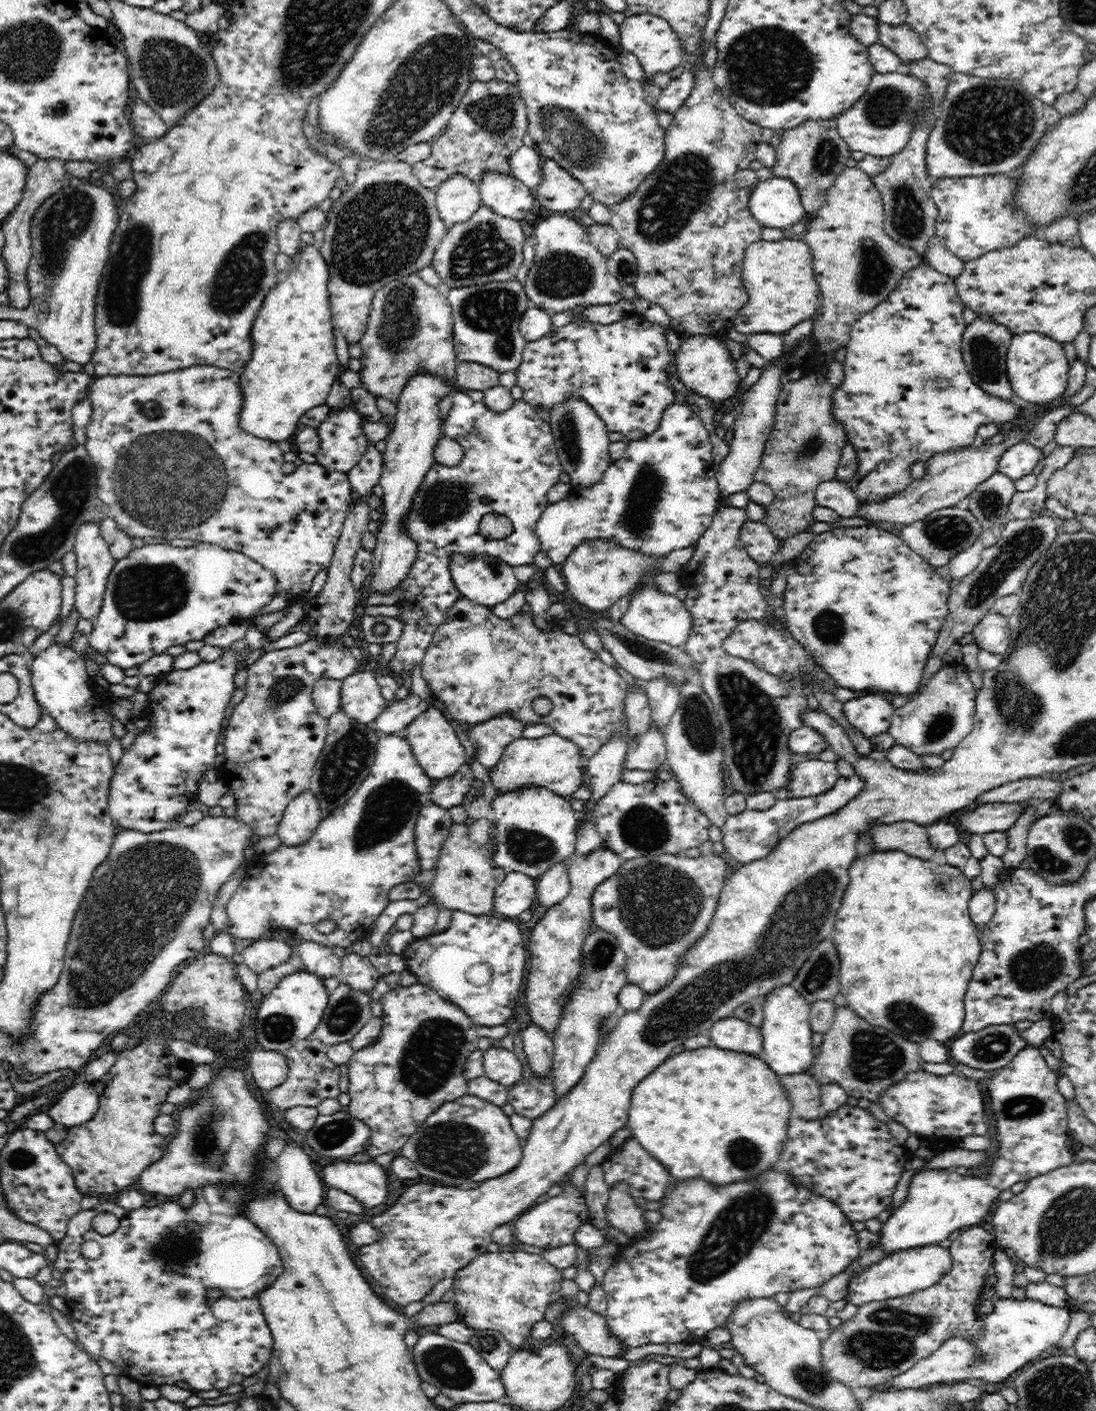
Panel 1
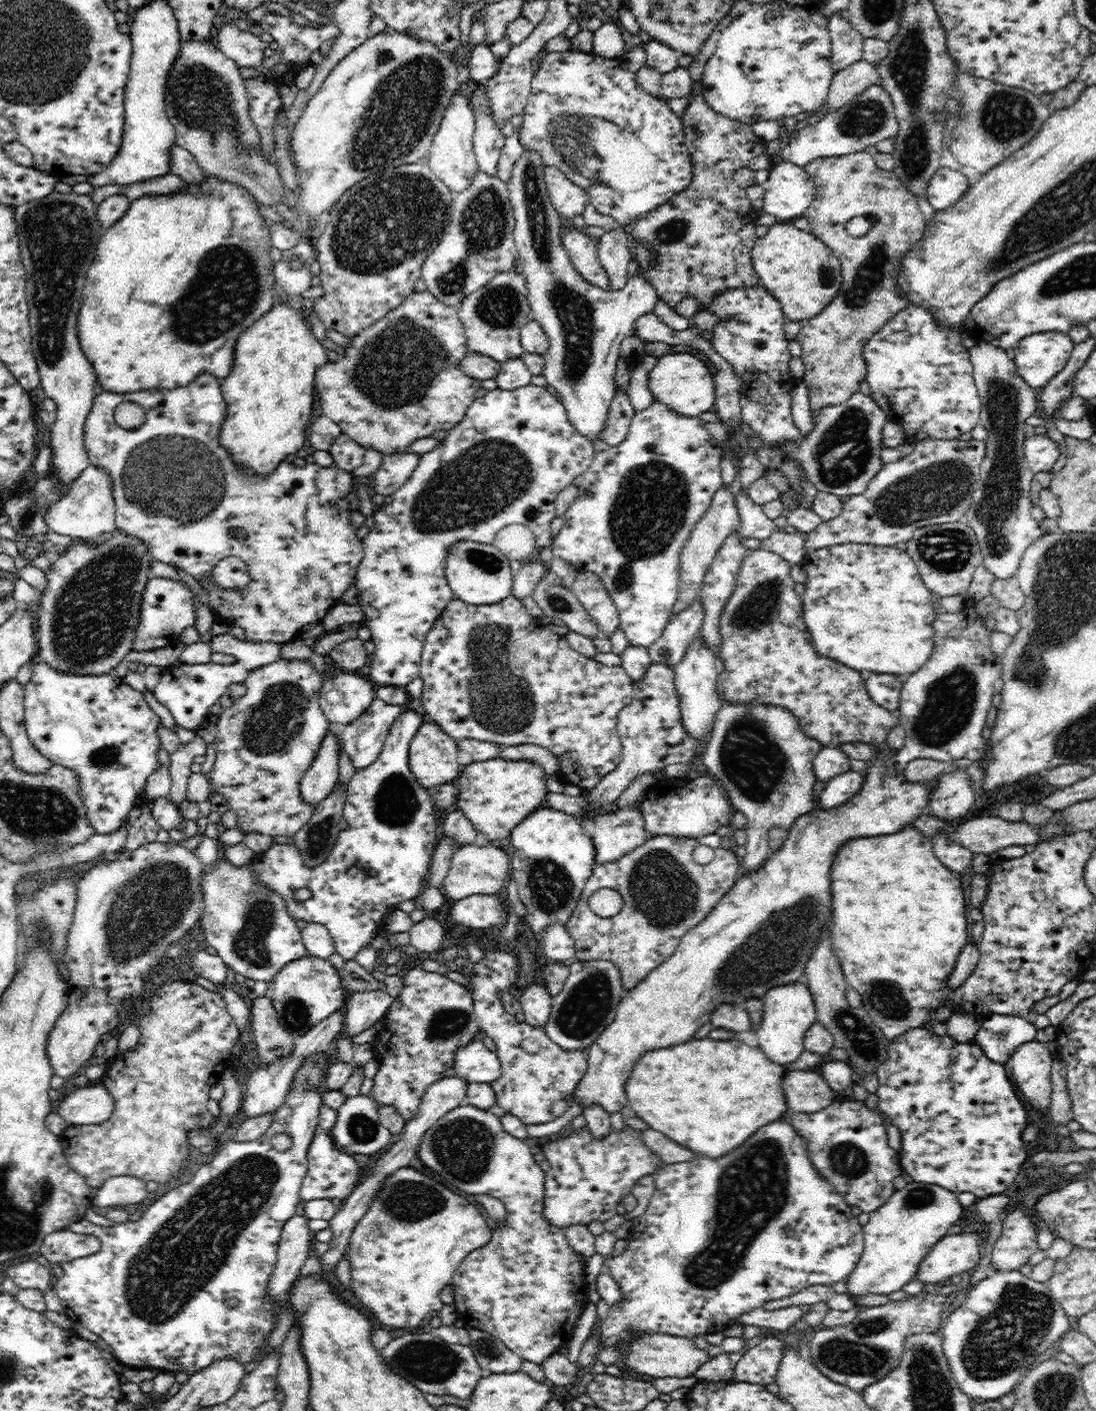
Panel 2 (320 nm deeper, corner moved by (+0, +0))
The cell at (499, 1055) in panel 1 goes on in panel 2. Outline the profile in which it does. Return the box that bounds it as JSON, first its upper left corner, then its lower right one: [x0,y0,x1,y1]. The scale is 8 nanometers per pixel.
[453,1039,501,1083]

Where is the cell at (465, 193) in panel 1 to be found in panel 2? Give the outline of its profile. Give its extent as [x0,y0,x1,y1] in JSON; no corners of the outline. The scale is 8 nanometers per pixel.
[427,92,478,192]

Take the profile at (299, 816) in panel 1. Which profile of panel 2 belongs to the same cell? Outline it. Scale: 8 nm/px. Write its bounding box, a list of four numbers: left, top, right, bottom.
[300,729,340,804]

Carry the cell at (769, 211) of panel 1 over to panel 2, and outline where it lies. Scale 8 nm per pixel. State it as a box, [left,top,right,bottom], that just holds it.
[761,161,816,222]

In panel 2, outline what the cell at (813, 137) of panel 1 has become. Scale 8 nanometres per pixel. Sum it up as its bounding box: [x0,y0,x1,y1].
[826,60,878,112]

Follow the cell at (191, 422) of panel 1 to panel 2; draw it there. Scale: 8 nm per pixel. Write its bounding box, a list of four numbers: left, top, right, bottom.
[84,374,364,645]

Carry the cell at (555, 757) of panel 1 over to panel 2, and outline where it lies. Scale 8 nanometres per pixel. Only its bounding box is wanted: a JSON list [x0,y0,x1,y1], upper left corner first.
[458,757,548,840]

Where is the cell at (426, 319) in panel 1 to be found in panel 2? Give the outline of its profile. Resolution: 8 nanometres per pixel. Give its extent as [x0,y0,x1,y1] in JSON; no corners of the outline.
[315,290,480,455]

